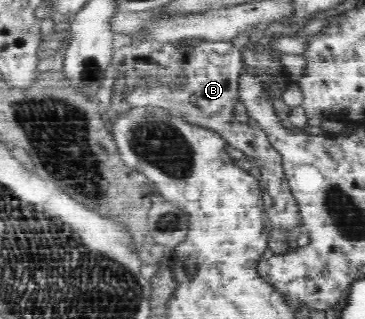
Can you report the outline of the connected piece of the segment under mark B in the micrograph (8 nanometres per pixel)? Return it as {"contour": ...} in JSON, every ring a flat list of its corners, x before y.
{"contour":[[199,40,191,47,188,46,188,62,185,65,187,74,184,88,169,88,167,84,153,84,144,81,141,87,134,87,125,93,123,100,131,108,158,106,162,107,179,119,186,119,189,123,214,131,229,146,242,150,245,156,250,157,253,164,258,166,260,178,267,185,268,192,273,199,273,205,265,209,266,220,270,221,274,229,292,230,300,218,295,196,286,180,281,154,270,146,267,134,262,130,250,127,248,123,240,123,233,117,234,103,239,100,238,81,244,70,242,64,242,49,236,48,230,42,212,42]]}

